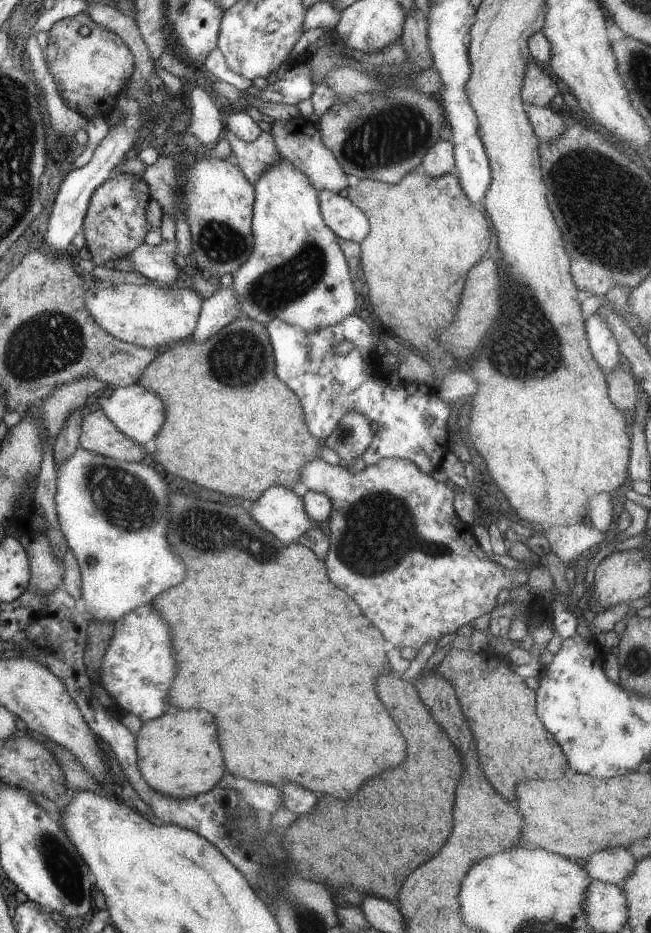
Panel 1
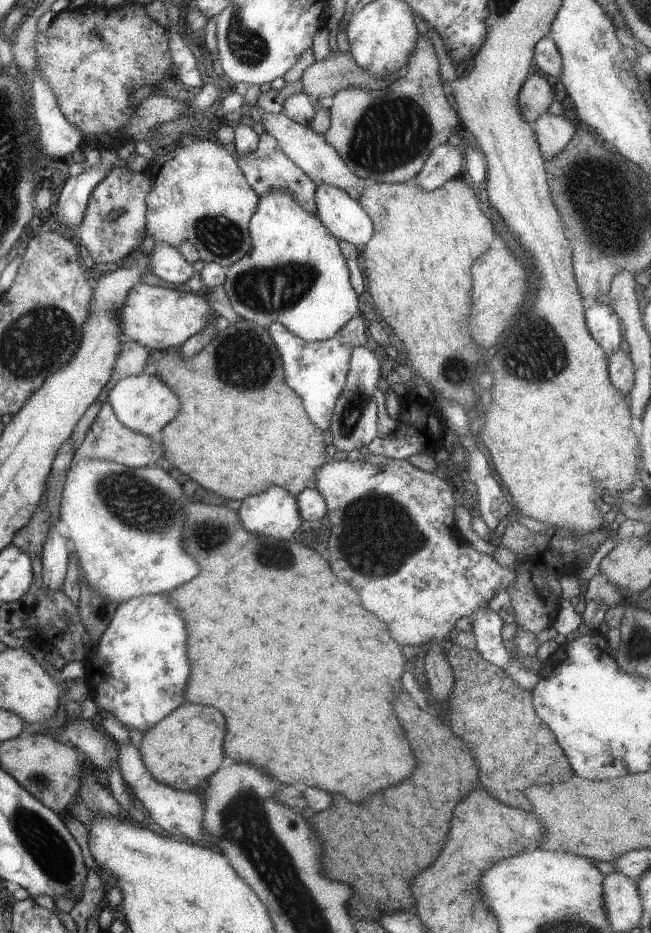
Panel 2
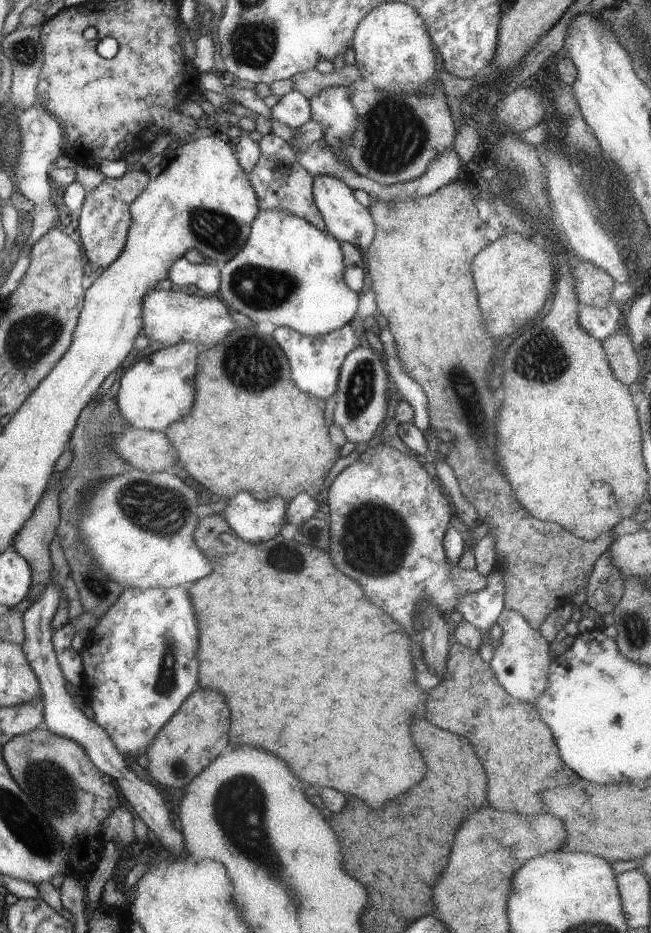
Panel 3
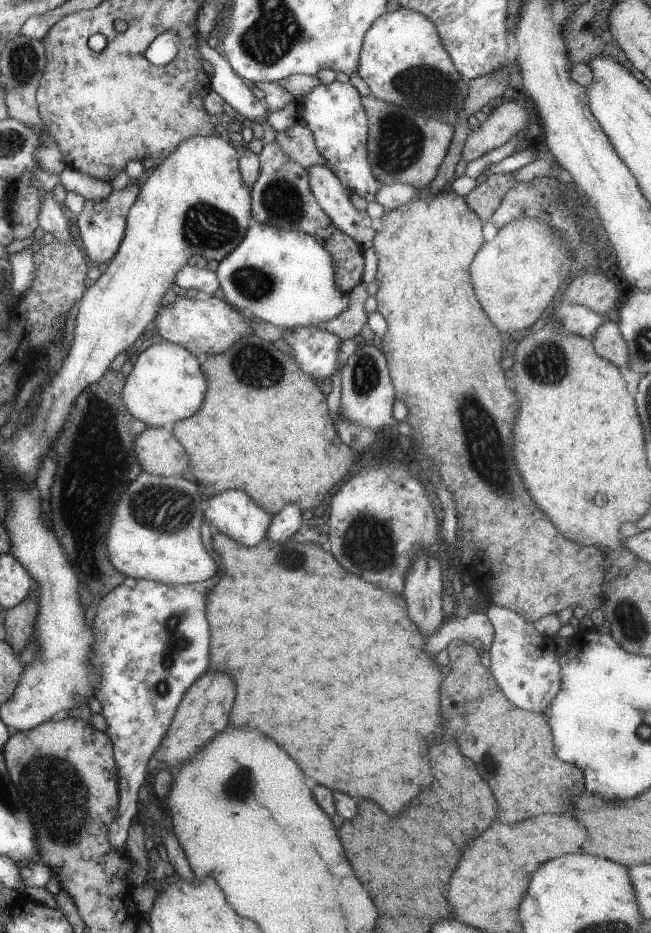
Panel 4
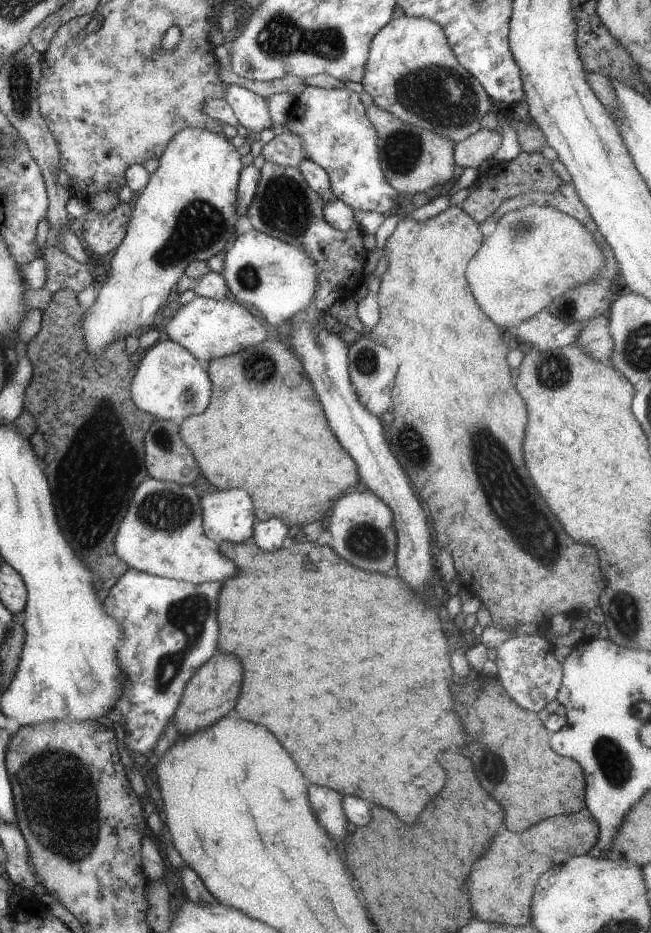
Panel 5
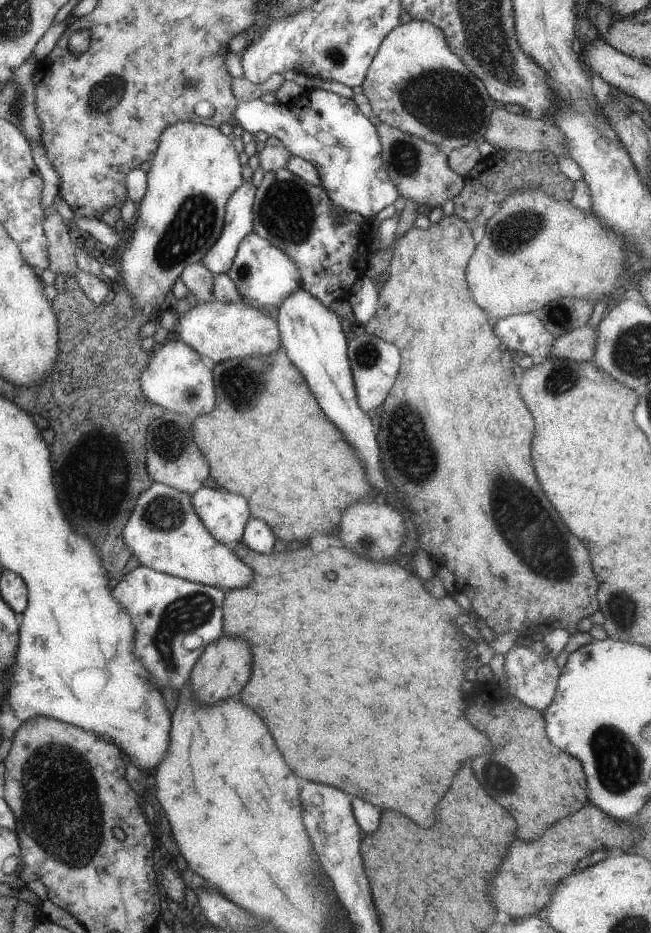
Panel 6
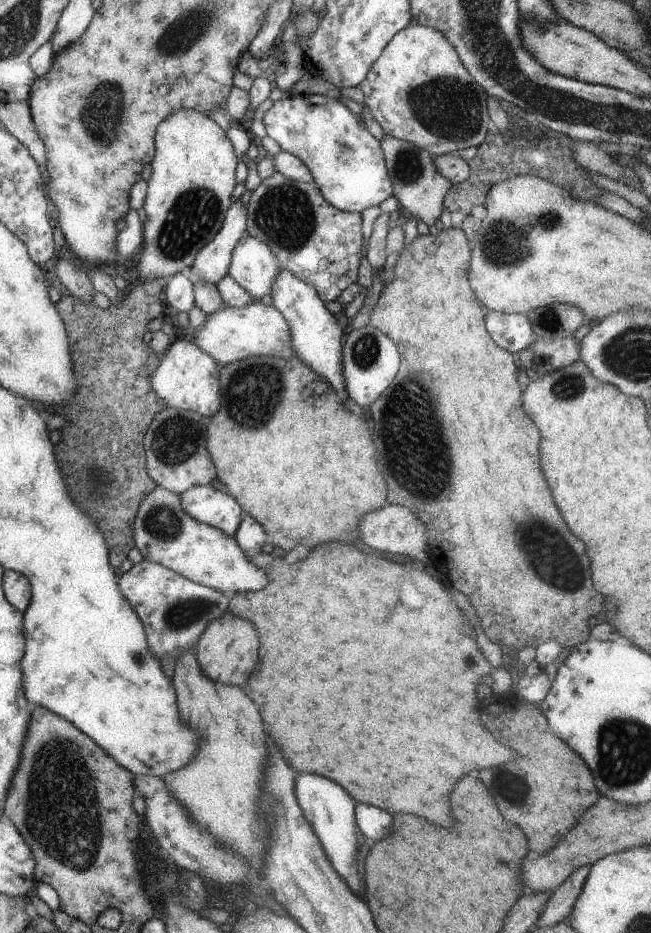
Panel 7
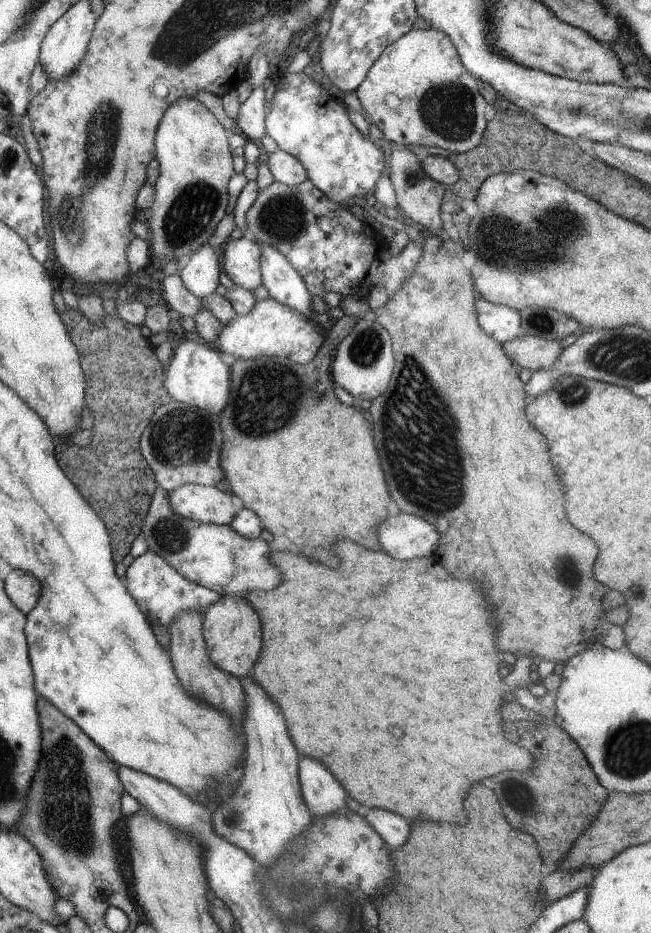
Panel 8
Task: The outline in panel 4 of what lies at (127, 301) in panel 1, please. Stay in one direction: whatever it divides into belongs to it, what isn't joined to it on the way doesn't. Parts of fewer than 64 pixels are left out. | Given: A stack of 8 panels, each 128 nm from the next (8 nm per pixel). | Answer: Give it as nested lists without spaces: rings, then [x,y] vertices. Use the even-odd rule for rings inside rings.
[[[199,296],[195,299],[176,297],[173,304],[159,306],[156,315],[156,330],[164,340],[179,344],[199,358],[226,352],[244,336],[252,336],[252,324],[248,324],[245,314],[223,299]]]

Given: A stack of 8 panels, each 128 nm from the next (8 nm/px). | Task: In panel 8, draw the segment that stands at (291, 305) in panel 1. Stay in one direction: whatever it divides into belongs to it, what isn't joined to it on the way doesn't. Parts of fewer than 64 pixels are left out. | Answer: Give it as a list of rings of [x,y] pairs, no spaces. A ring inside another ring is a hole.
[[[246,235],[226,245],[223,270],[237,286],[253,292],[263,284],[261,257],[261,246]]]

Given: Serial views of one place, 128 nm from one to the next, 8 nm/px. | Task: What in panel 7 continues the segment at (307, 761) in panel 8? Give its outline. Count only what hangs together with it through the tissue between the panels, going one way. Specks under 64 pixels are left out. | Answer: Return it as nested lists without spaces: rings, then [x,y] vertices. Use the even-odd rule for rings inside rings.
[[[300,774],[294,784],[294,794],[296,794],[298,806],[302,808],[308,824],[318,836],[320,846],[326,858],[330,860],[332,868],[348,884],[348,888],[366,902],[362,874],[358,872],[358,838],[356,838],[358,825],[355,817],[356,804],[352,796],[336,782],[316,776],[316,774]]]

